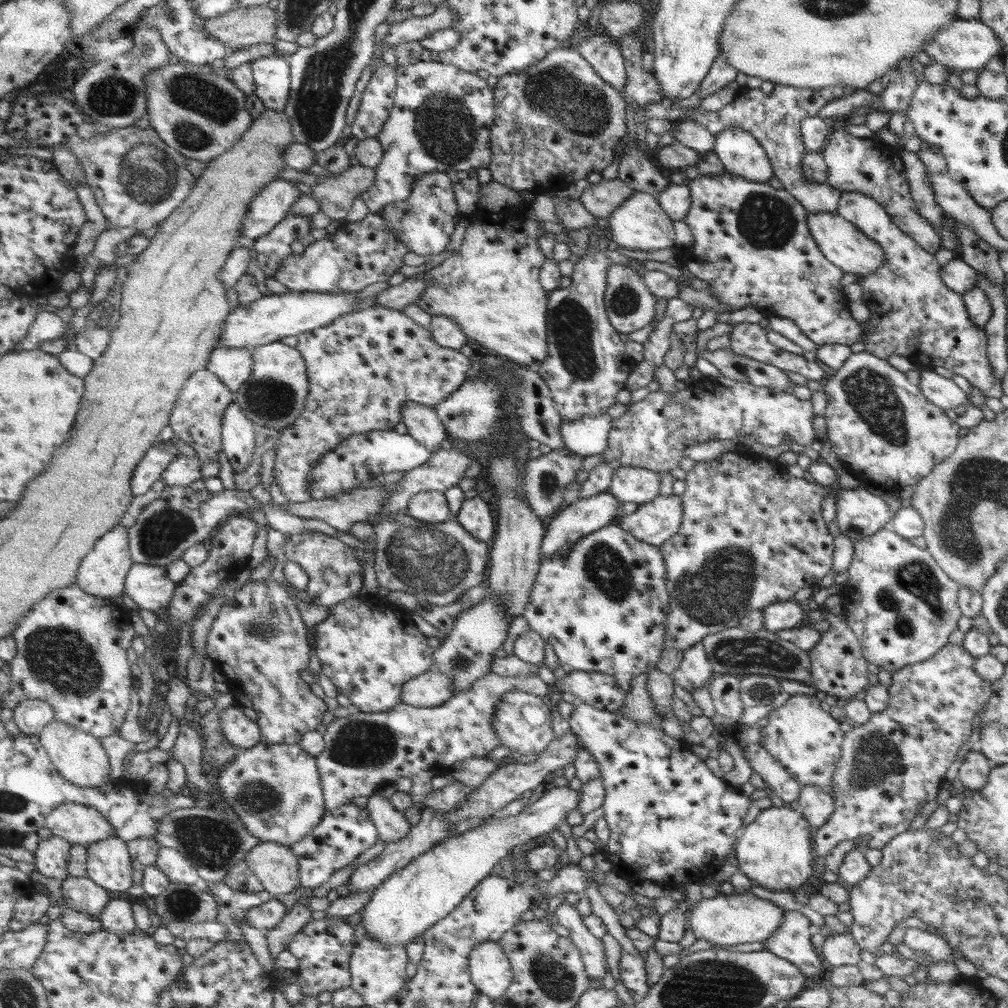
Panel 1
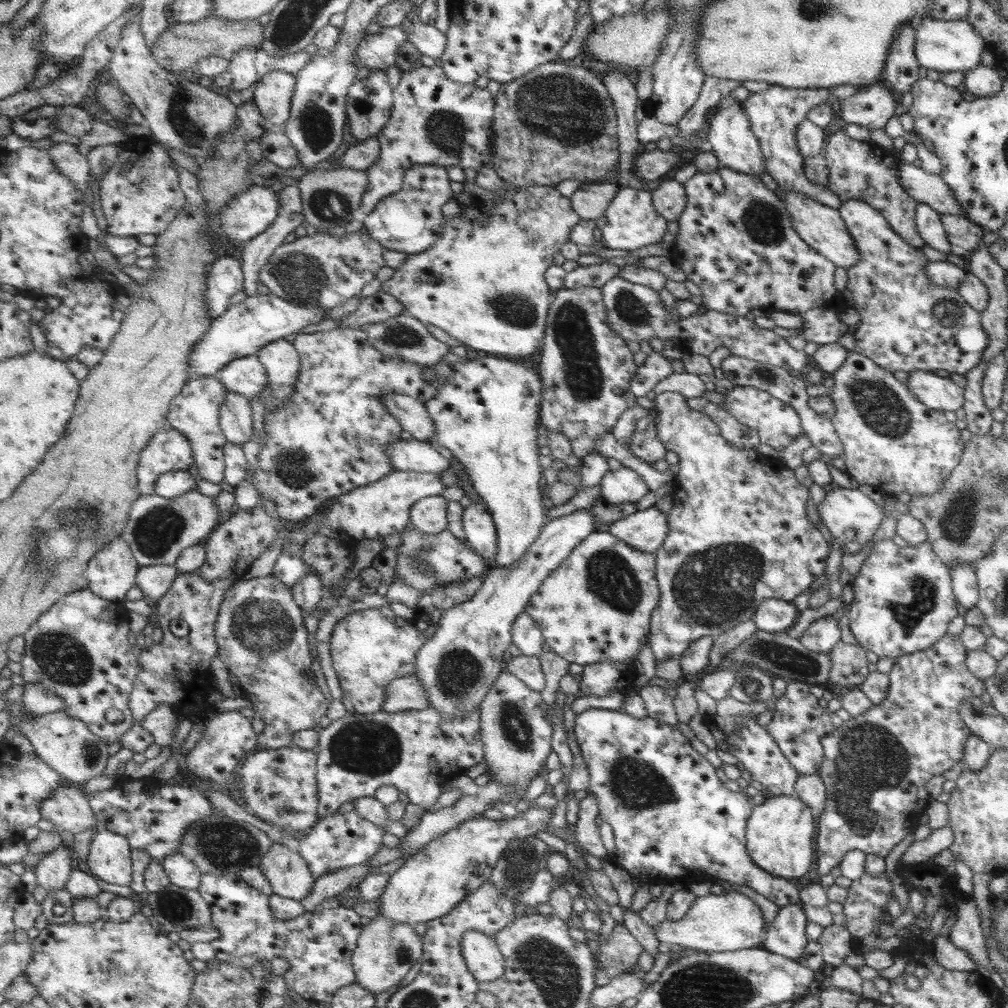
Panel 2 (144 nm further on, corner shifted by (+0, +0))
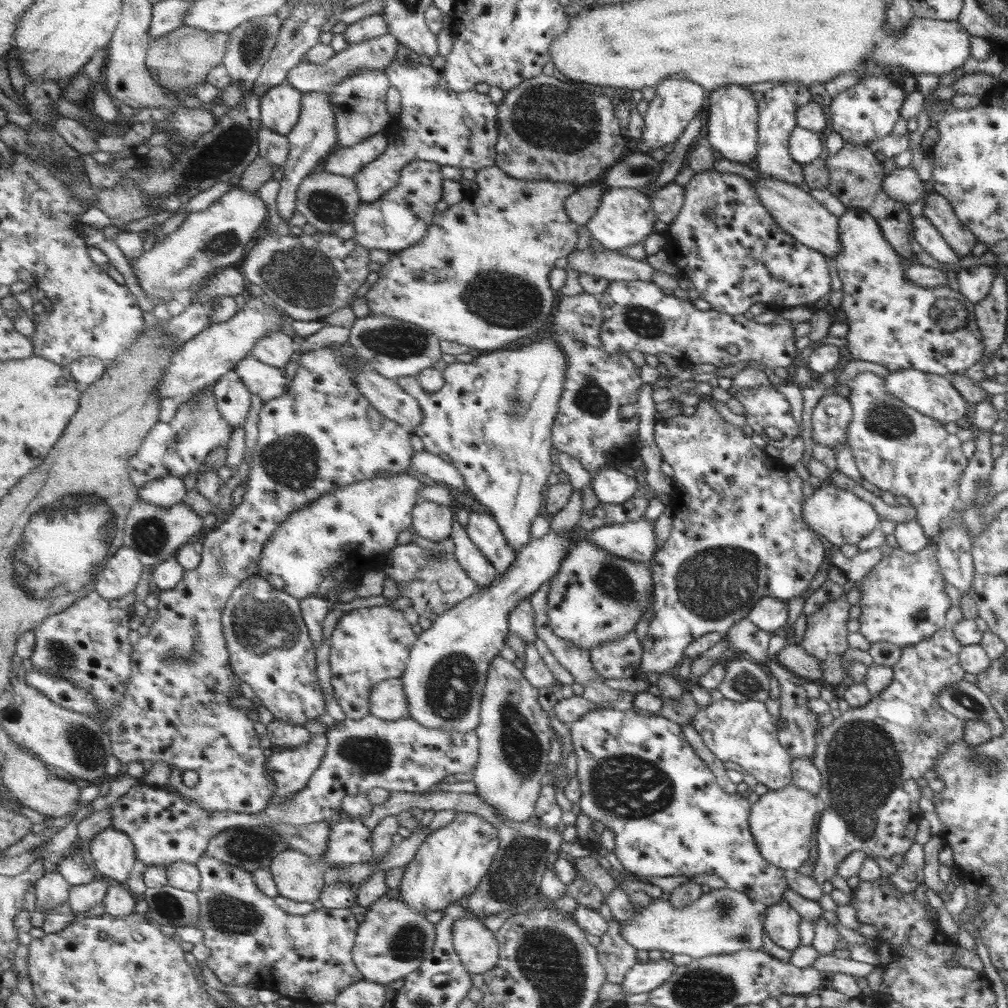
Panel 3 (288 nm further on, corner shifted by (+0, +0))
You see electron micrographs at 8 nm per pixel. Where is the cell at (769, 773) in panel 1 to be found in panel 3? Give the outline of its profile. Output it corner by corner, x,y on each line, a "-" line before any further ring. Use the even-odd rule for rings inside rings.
711,702
705,710
693,716
693,726
703,738
705,746
721,762
735,762
747,774
751,774
759,784
767,786
769,792
777,792
791,784
791,762
793,758
783,750
777,740
775,718
767,714
763,702

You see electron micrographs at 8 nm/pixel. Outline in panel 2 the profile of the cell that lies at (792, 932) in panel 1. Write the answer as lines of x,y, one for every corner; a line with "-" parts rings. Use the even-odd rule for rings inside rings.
797,904
779,908
777,916
773,918
773,922
769,922
769,928
765,932
763,950
799,962
807,946
807,938
805,938
807,922
809,920
805,912

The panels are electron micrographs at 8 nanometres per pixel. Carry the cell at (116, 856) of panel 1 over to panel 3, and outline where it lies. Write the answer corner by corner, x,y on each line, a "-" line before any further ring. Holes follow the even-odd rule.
113,826
95,836
87,848
87,854
93,868
113,884
129,882
135,864
139,862
137,846
131,836

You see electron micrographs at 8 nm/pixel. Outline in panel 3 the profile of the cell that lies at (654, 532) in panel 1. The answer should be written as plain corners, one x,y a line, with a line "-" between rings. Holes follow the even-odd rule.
645,516
627,524
613,524
585,532
583,538
595,542
595,546
603,546
617,558
643,564
649,564
657,550
655,524

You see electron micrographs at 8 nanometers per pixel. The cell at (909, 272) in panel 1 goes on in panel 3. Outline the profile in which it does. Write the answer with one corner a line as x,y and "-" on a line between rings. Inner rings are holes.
847,208
839,216
839,242
843,252
835,258
835,270
843,282
843,302
839,312
847,322
847,350
851,360
865,360
885,366
889,372
921,370
937,376
961,374
977,364
983,356
983,340
975,322
975,304
955,288
921,288
905,276
905,260
883,236
873,216
861,208

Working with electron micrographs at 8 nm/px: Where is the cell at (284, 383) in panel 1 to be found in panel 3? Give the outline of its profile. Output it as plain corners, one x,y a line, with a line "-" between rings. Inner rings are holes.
273,332
271,336
265,336
263,340
259,340
257,348
253,350
253,356
259,358
263,364
275,366
279,370
285,370
293,358
293,354
297,354
297,344
291,336
283,334
283,332

